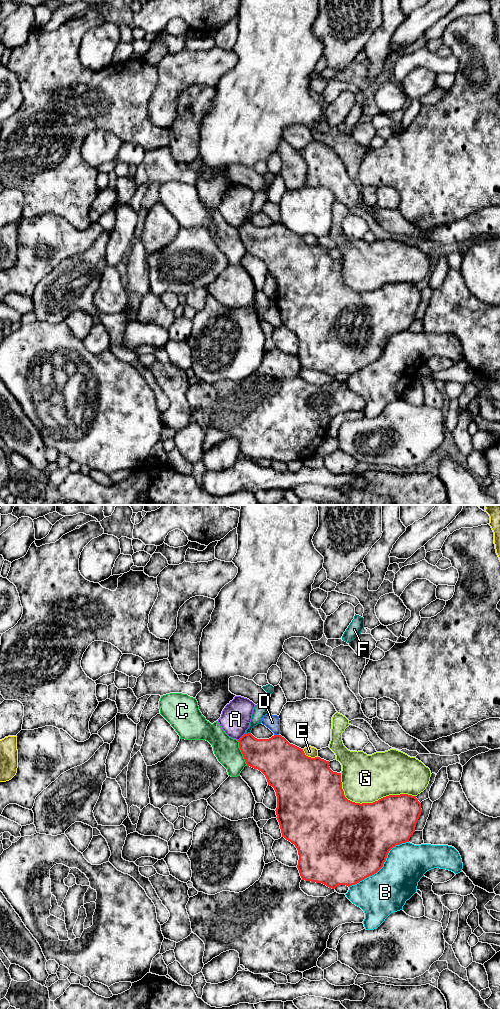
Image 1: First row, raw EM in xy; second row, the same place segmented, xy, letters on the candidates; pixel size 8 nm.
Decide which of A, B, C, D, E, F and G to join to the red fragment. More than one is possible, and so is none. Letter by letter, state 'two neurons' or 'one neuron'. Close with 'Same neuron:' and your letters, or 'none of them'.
A: two neurons
B: two neurons
C: two neurons
D: two neurons
E: two neurons
F: two neurons
G: two neurons
Same neuron: none of them

